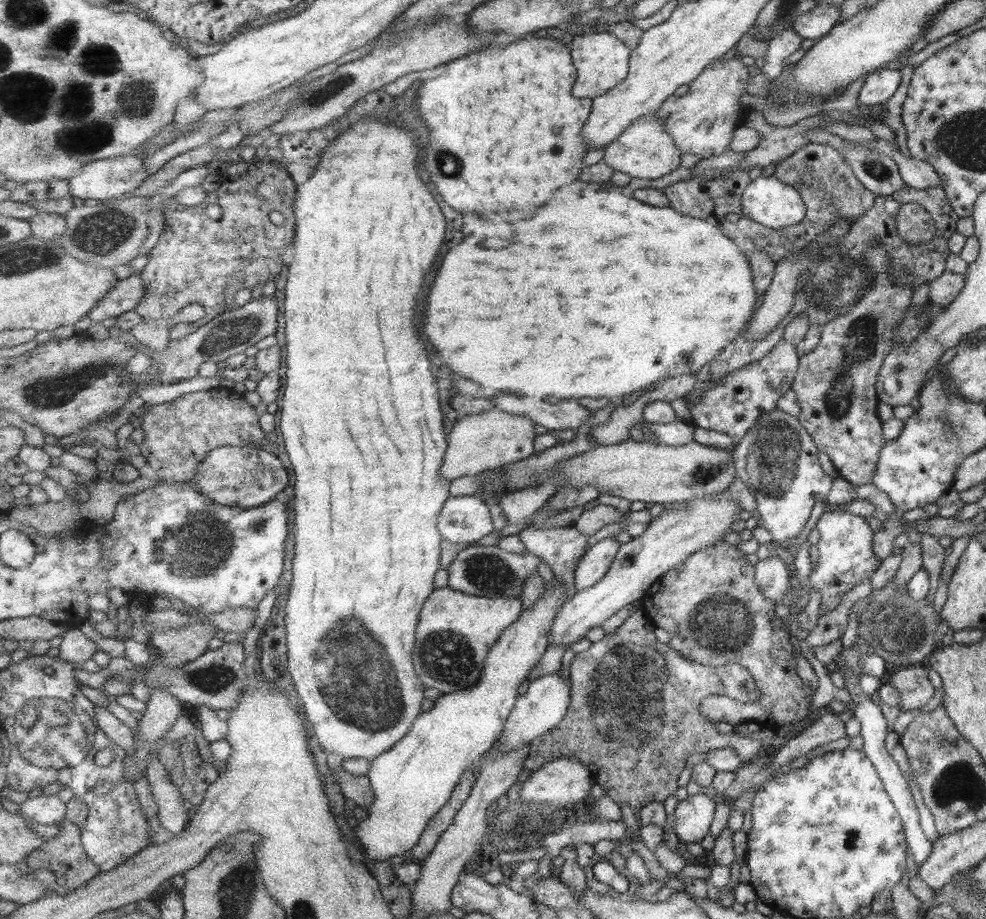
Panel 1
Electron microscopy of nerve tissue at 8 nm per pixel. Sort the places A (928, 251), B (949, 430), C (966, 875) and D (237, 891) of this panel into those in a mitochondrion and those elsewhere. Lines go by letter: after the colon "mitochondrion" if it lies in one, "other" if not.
A: other
B: mitochondrion
C: other
D: mitochondrion

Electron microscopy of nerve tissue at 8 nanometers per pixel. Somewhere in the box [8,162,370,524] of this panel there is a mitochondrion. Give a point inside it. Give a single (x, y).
(51, 393)

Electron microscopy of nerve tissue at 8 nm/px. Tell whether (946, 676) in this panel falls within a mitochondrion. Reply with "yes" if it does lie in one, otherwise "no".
no

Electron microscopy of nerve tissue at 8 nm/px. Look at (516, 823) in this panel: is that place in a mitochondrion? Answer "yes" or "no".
yes

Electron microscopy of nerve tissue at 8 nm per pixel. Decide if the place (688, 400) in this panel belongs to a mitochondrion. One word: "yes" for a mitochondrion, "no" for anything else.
no

